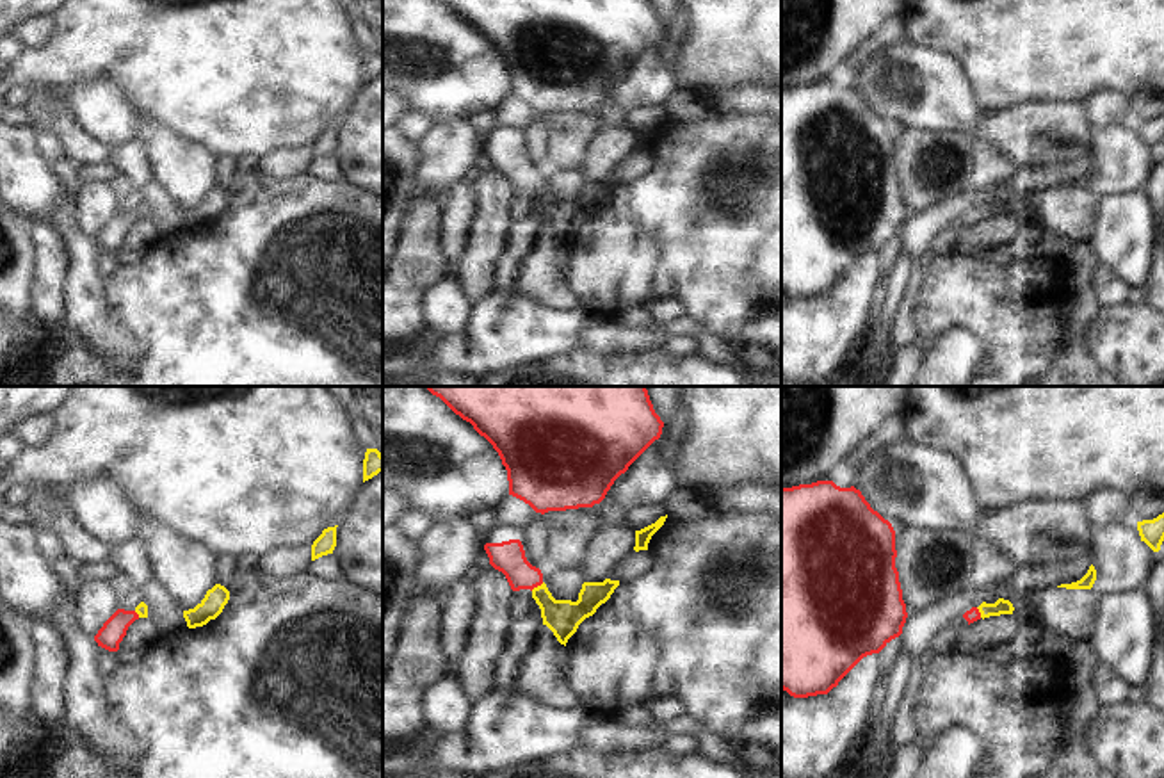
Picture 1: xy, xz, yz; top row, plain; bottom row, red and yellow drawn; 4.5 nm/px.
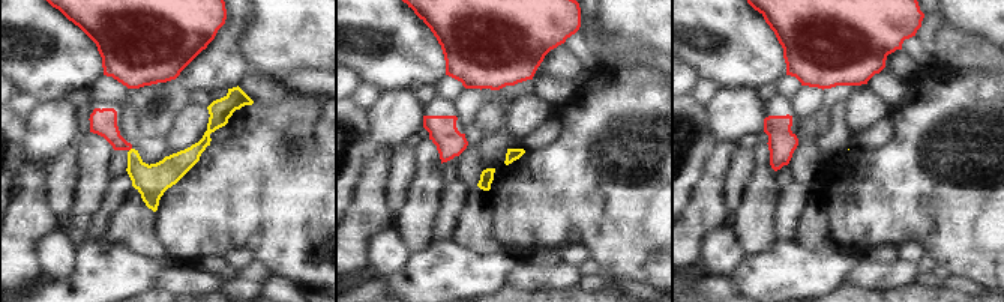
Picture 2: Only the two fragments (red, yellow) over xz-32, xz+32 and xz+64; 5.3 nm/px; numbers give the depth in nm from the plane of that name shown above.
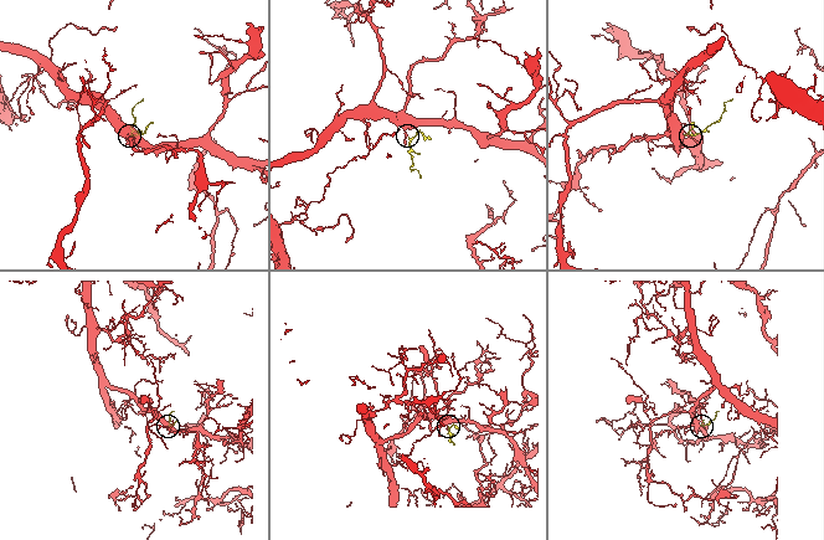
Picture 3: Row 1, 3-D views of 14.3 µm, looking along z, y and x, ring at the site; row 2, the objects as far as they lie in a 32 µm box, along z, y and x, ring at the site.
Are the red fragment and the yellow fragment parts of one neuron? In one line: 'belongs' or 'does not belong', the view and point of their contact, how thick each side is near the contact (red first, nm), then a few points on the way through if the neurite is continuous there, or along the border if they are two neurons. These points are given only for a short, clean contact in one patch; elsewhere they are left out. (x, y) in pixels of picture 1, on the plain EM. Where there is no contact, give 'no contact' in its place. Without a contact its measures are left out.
belongs | xz (536, 187) | 140/160 nm | across xz (509, 159), (536, 187), (563, 218)

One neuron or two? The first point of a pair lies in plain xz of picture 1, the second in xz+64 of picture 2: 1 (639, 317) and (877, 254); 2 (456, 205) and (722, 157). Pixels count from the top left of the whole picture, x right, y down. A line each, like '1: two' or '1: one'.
1: one
2: two

